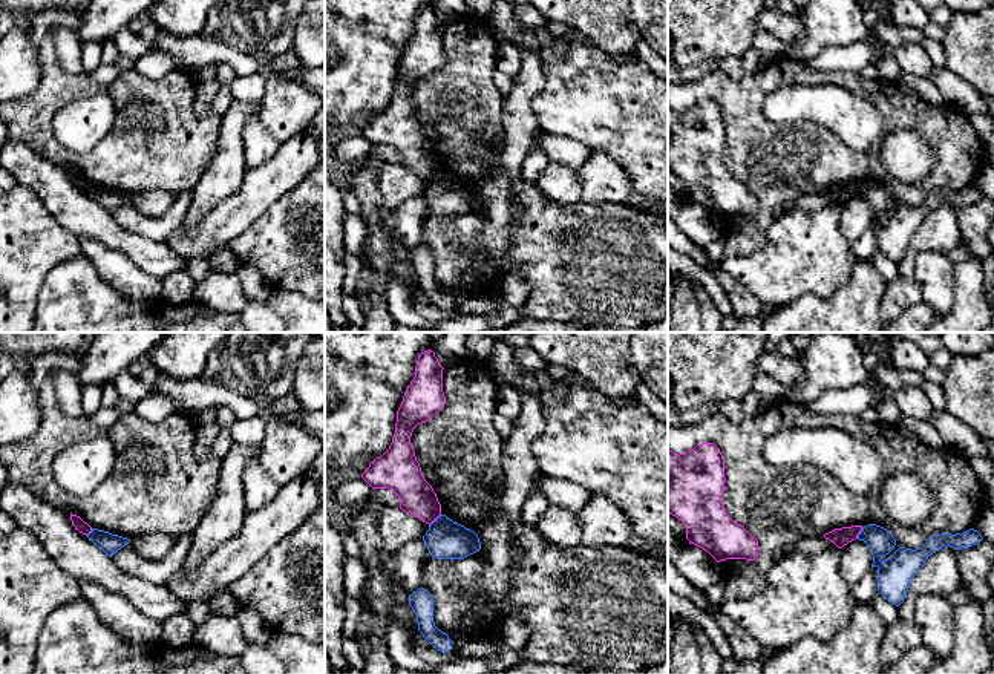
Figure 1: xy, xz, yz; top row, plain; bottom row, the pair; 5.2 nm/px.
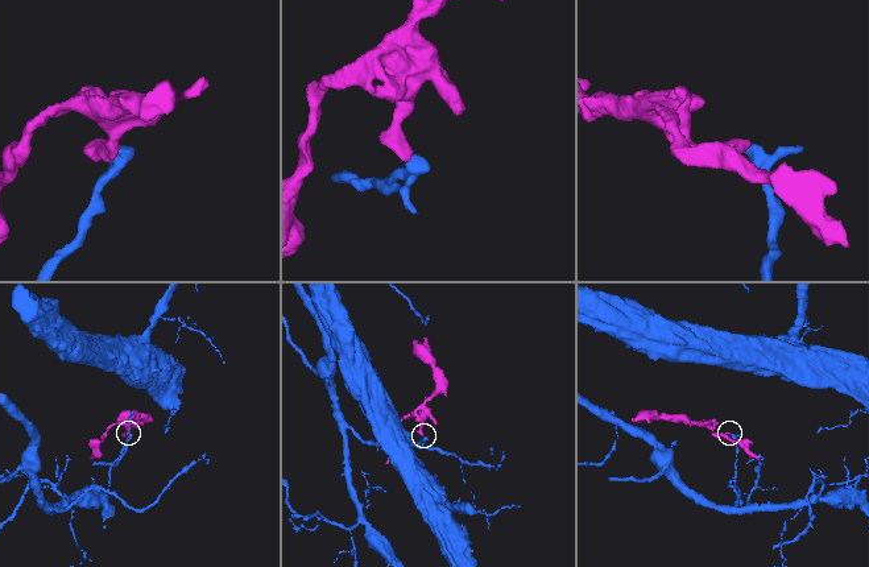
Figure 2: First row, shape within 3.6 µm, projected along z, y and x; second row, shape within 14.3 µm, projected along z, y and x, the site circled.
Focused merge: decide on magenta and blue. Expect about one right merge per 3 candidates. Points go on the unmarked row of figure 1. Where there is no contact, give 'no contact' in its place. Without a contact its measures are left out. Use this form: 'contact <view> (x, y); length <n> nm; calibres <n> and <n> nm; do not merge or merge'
contact xz (435, 175); length 90 nm; calibres 190 and 200 nm; do not merge

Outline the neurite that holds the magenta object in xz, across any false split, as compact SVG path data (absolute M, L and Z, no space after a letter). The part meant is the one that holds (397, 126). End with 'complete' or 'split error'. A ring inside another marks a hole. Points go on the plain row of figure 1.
M432 6L420 11L415 34L397 67L392 100L361 130L372 146L392 147L398 153L403 168L429 182L441 172L441 161L423 133L410 93L418 81L430 78L446 61L443 26Z | complete

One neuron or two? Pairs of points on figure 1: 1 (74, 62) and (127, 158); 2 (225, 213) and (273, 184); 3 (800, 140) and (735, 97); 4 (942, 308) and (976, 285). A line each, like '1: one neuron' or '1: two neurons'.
1: two neurons
2: one neuron
3: one neuron
4: two neurons

